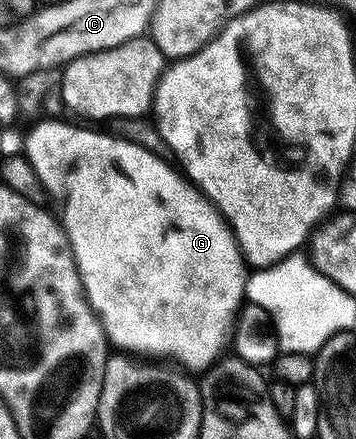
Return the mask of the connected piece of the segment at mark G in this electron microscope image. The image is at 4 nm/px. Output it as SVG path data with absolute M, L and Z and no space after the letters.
M68 122L38 123L25 136L22 153L34 168L38 180L42 180L42 184L48 189L49 195L53 199L61 198L64 201L64 218L62 217L64 234L68 237L68 243L76 261L76 270L80 273L80 279L84 285L84 294L88 297L92 311L100 318L104 335L107 336L113 347L119 348L121 351L133 352L138 356L167 356L189 372L207 370L213 362L221 357L220 349L223 346L225 349L237 313L246 298L245 286L249 275L246 273L246 263L240 253L240 247L236 243L236 238L232 235L232 230L229 229L220 213L216 211L216 207L184 177L179 169L171 170L165 159L154 156L146 148L128 142L119 136L113 136L111 133L109 133L110 135L99 134L96 130L87 130L84 127L87 125L76 125L80 126L71 126Z

